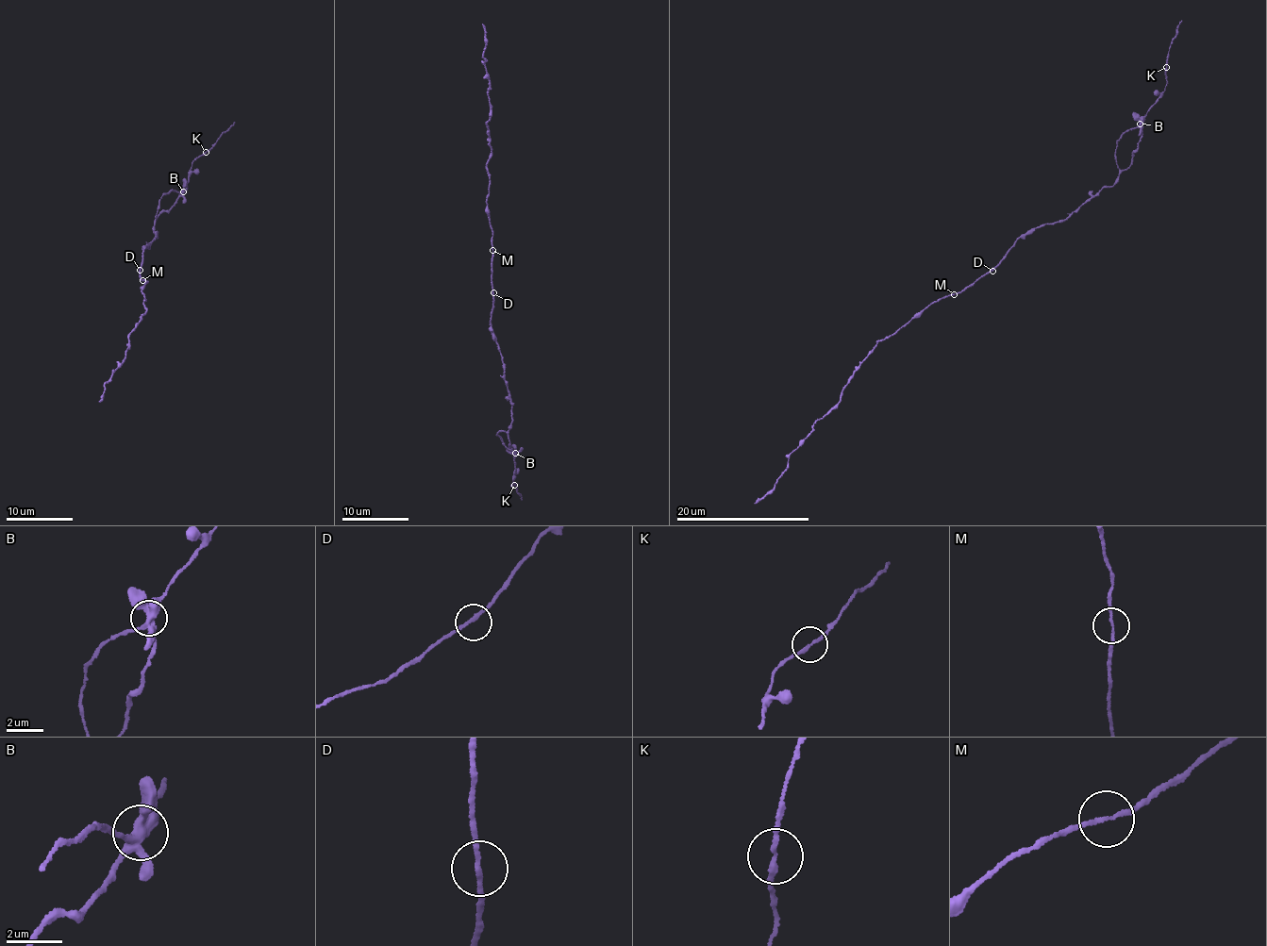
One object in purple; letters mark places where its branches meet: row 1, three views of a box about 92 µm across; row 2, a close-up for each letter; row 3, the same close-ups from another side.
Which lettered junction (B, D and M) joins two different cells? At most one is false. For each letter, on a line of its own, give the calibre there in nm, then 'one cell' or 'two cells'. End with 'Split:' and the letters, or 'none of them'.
B: 400 nm thick; one cell
D: 180 nm thick; one cell
M: 140 nm thick; one cell
Split: none of them

